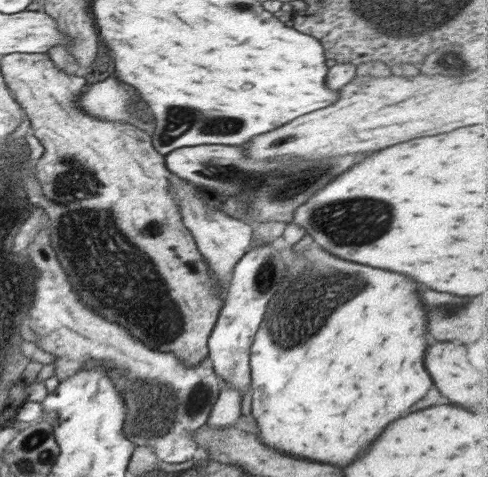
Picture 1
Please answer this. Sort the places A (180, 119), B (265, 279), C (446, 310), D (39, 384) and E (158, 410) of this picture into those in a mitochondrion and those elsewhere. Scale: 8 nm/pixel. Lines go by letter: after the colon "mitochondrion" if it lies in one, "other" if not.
A: mitochondrion
B: mitochondrion
C: mitochondrion
D: other
E: mitochondrion

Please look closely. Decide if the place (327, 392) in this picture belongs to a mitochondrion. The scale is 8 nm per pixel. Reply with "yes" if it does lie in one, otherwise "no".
no

